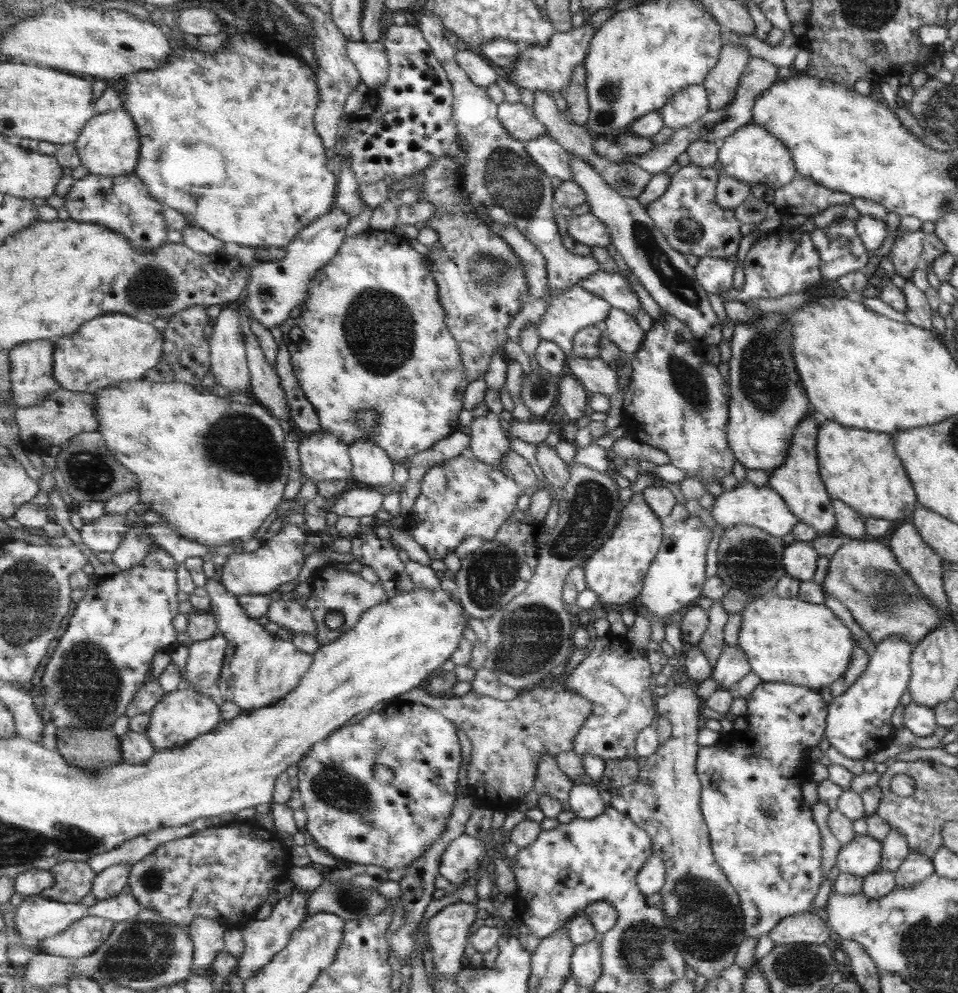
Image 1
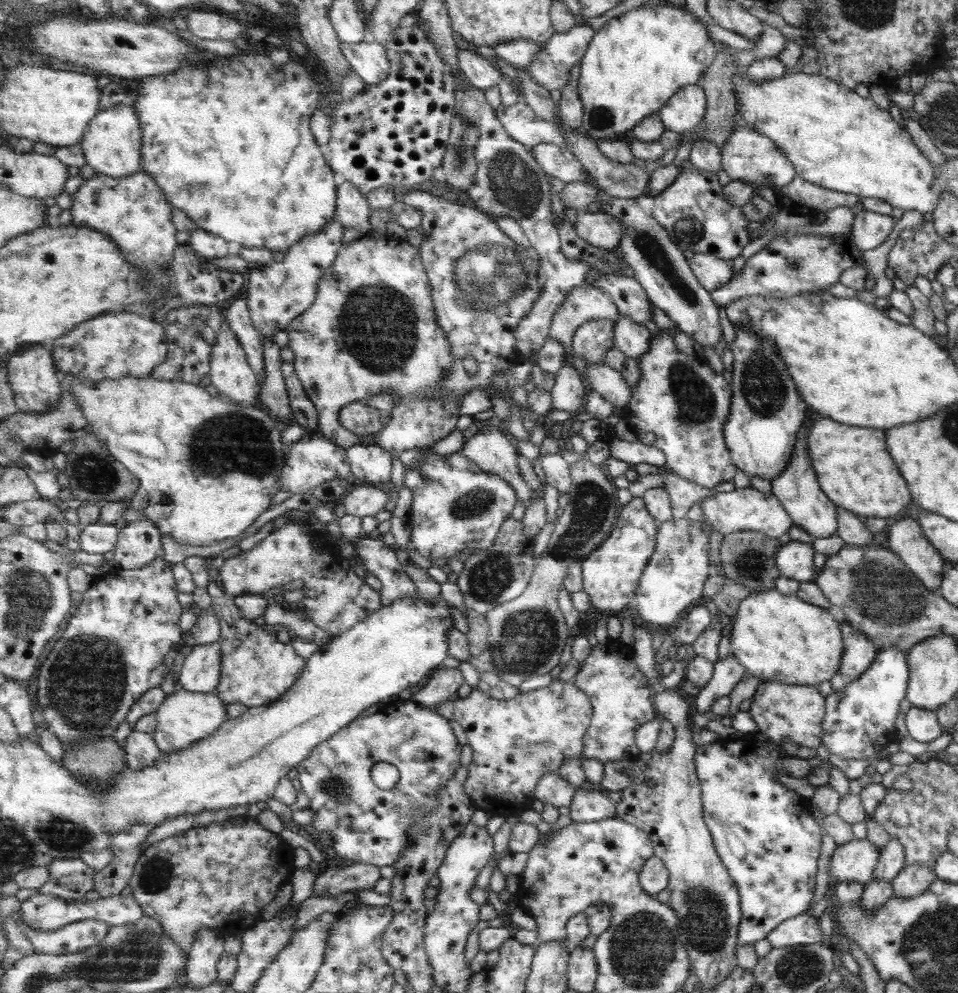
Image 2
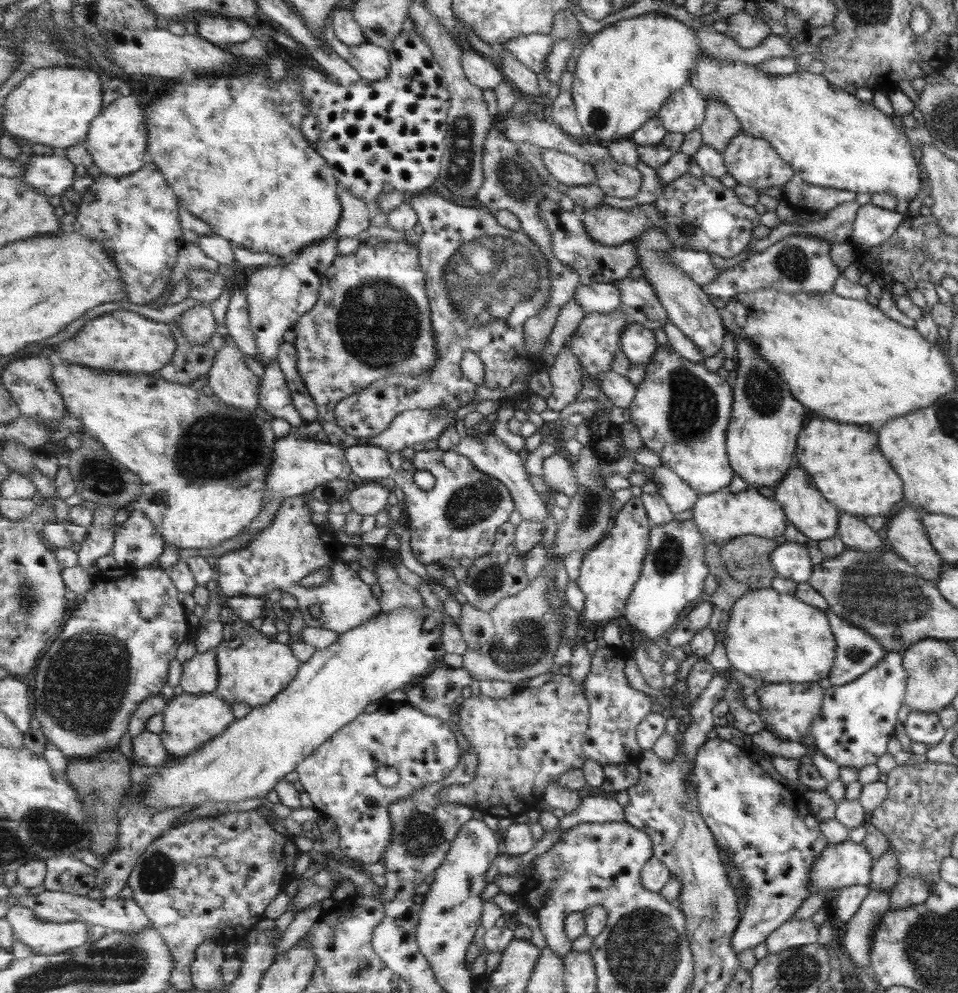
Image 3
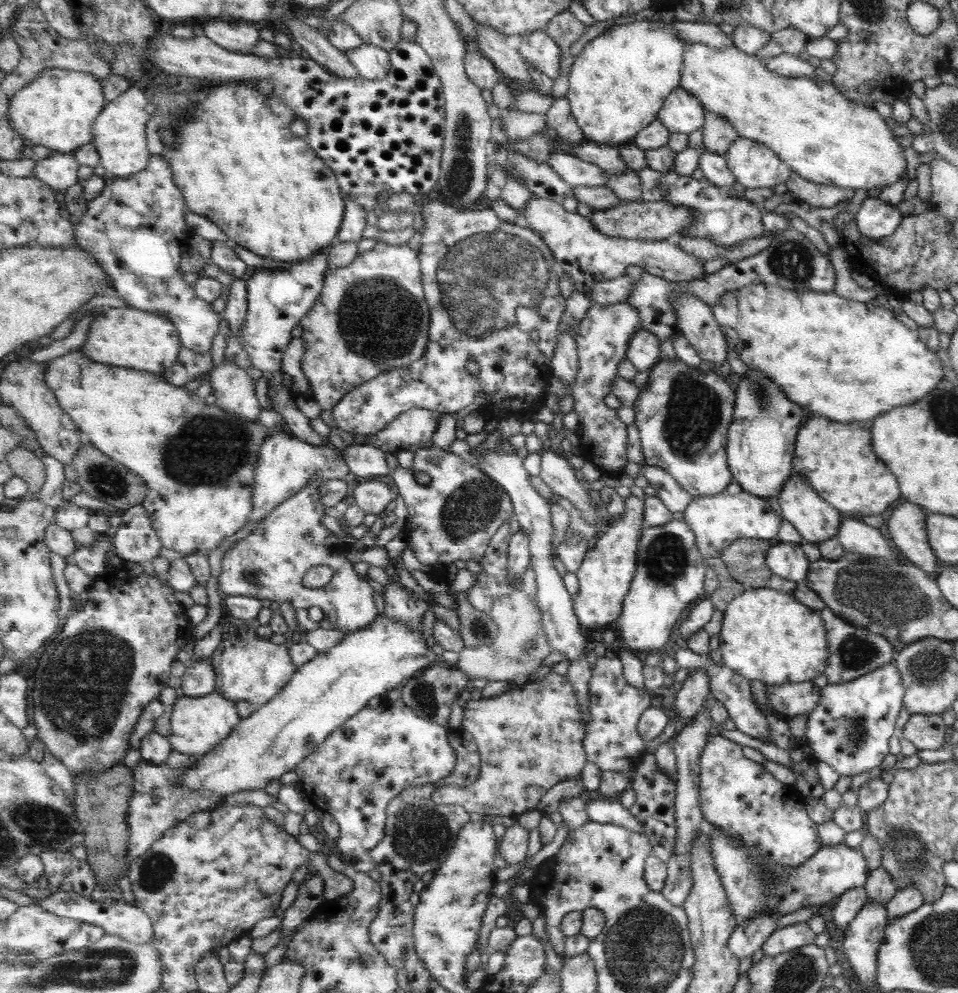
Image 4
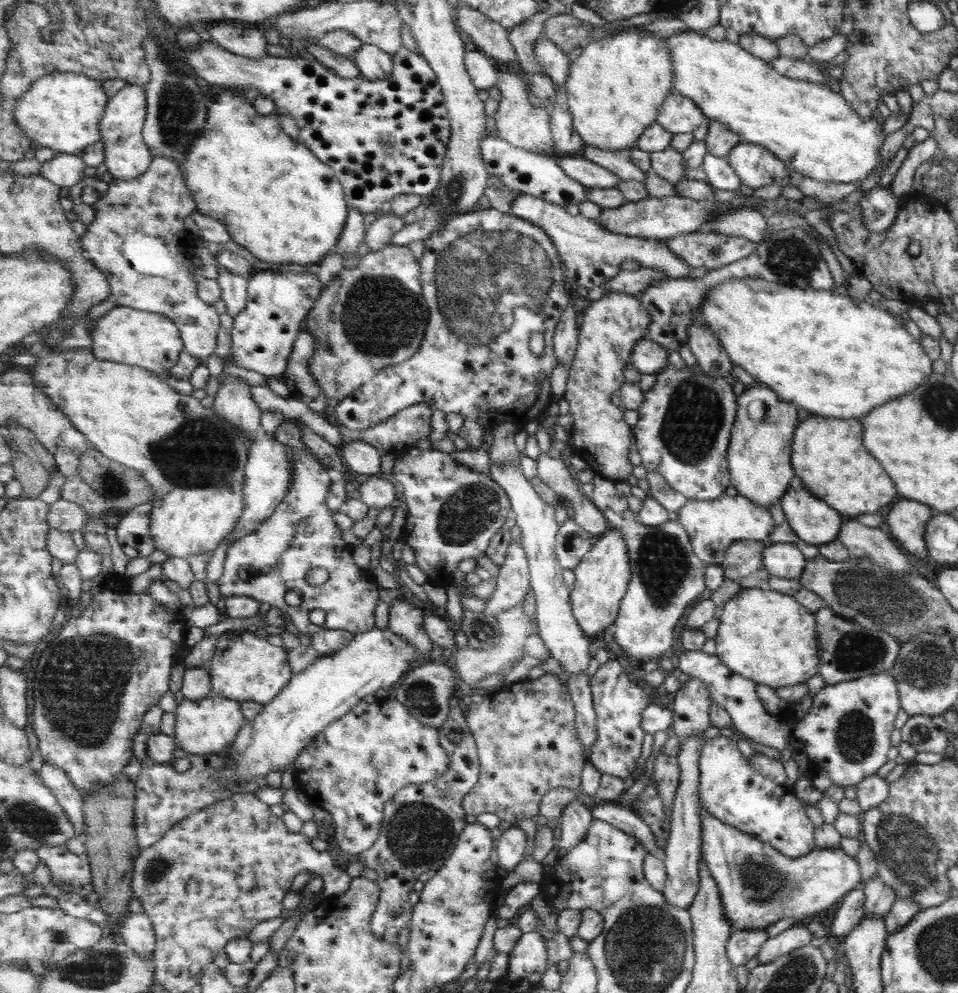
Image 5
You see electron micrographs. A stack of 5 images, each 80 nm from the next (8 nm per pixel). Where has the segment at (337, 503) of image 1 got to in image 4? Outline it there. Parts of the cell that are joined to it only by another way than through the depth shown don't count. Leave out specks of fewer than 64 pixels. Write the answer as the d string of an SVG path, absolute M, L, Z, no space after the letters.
M366 480L356 486L353 496L354 503L359 504L366 514L379 516L397 498L397 493L383 482Z

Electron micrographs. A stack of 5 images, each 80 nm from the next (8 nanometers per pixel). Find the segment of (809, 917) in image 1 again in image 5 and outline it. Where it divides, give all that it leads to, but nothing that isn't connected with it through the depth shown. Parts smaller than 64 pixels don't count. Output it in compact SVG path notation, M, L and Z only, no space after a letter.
M795 924L772 938L766 938L764 943L759 947L756 956L761 964L773 962L773 959L781 955L809 945L811 939L811 933L805 926Z

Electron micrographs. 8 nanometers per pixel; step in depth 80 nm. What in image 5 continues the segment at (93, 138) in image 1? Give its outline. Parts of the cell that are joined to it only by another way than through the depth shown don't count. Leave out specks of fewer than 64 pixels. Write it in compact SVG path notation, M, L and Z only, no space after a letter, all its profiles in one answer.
M129 83L116 96L110 98L102 118L100 131L105 147L105 167L116 179L135 179L145 174L152 166L151 155L145 142L144 126L148 110L146 87Z

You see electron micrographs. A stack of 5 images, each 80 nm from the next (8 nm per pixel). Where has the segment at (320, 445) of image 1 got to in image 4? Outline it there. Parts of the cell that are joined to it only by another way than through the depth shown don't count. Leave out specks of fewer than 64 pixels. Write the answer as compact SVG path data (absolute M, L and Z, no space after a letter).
M272 432L268 435L260 450L260 460L255 467L256 485L252 504L252 514L247 522L267 519L282 502L307 488L314 476L329 479L348 479L351 475L349 465L341 451L331 445L322 447L303 442L295 435L283 432Z

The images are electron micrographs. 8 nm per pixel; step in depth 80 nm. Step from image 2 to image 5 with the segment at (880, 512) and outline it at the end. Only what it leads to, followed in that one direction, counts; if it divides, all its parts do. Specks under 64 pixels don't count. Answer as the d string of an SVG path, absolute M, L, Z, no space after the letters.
M809 414L797 423L791 442L791 466L795 476L803 480L803 486L821 498L829 508L839 515L857 517L879 513L885 504L895 498L895 488L881 466L867 454L861 444L861 422L836 418L821 418Z

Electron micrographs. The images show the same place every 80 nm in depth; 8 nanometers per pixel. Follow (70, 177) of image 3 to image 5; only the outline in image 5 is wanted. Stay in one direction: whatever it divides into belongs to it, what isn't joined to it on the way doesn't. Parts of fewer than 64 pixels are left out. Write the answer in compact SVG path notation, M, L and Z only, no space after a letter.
M60 153L40 167L40 176L59 186L75 186L85 178L88 165L80 155Z

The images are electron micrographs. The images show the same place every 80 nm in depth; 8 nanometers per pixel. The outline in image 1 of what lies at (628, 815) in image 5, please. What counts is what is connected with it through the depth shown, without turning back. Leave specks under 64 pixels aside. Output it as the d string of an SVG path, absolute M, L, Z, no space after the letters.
M575 783L575 788L571 790L570 810L576 818L592 819L601 816L608 806L603 802L600 789L587 784Z

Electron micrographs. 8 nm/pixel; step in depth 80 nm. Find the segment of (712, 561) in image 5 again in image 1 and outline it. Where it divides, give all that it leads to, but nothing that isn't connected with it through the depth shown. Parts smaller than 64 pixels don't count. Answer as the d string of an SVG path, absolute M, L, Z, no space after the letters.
M743 479L731 490L723 491L714 499L709 515L715 521L718 531L743 524L743 526L753 526L769 536L781 539L782 536L790 534L797 523L797 518L787 510L783 499L768 485L757 487L747 479Z

